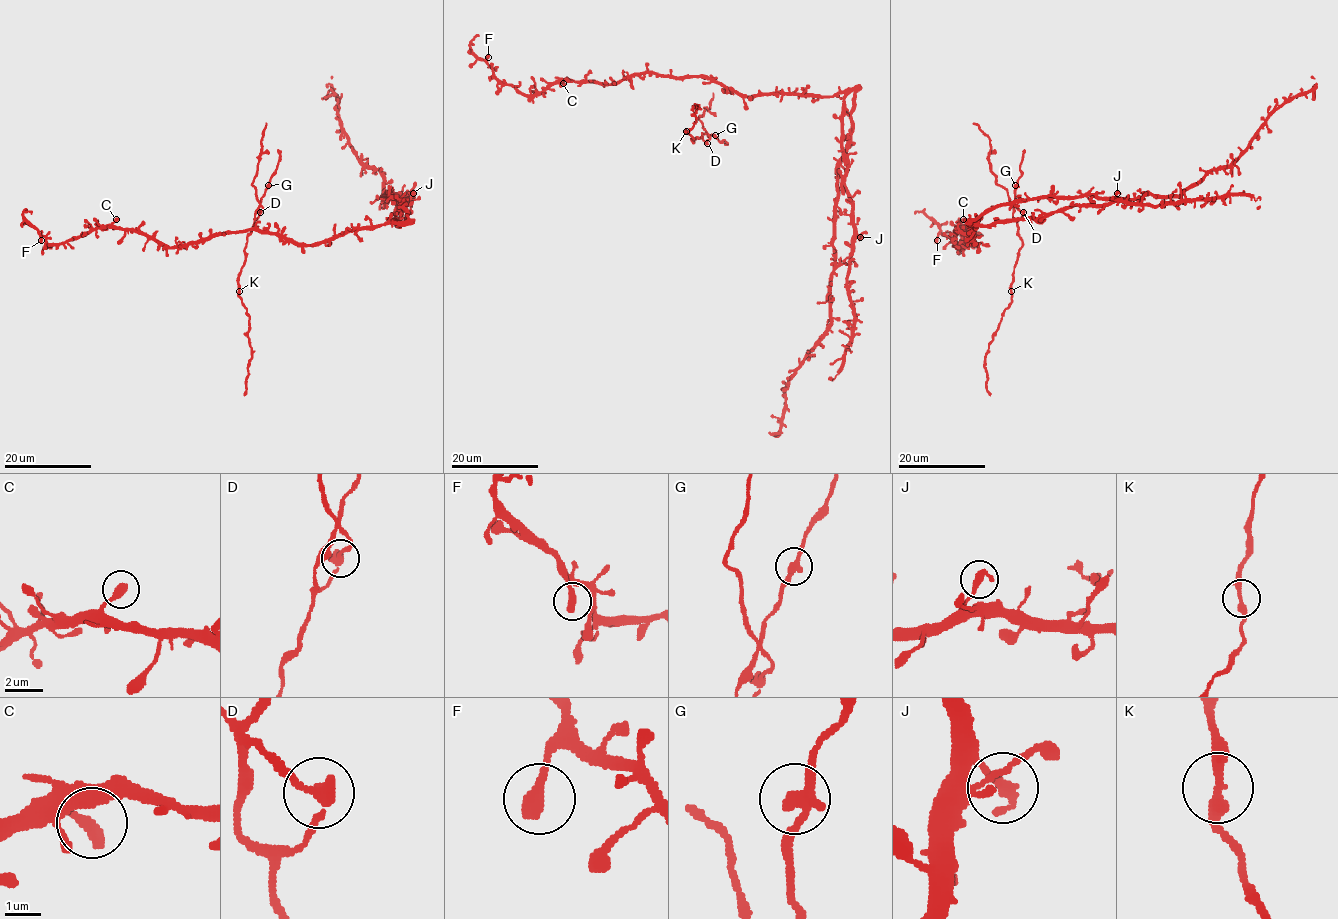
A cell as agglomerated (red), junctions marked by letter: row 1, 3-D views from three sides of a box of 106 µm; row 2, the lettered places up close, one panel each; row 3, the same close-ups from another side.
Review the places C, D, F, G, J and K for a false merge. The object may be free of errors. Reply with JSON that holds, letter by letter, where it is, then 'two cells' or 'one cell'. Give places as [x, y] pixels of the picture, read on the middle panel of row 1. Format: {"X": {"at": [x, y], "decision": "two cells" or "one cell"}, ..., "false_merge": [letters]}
{"C": {"at": [563, 83], "decision": "one cell"}, "D": {"at": [707, 143], "decision": "two cells"}, "F": {"at": [488, 57], "decision": "one cell"}, "G": {"at": [715, 135], "decision": "one cell"}, "J": {"at": [860, 237], "decision": "one cell"}, "K": {"at": [686, 131], "decision": "one cell"}, "false_merge": ["D"]}

